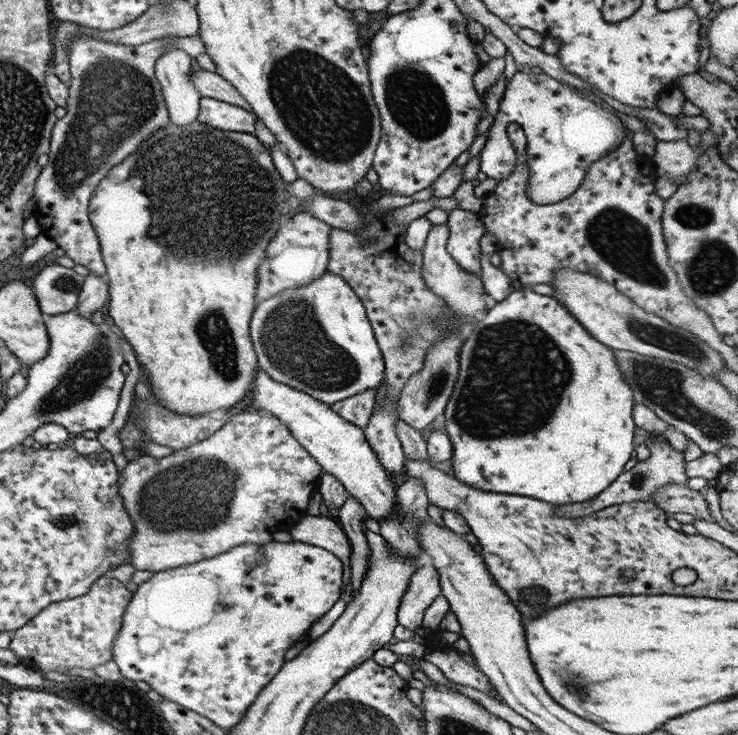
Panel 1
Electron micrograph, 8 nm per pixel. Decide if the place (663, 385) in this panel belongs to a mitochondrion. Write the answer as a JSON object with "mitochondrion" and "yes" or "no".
{"mitochondrion":"yes"}

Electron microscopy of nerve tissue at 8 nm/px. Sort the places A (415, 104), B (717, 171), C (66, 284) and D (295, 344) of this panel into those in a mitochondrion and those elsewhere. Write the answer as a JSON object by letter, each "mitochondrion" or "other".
{"A":"mitochondrion","B":"other","C":"mitochondrion","D":"mitochondrion"}

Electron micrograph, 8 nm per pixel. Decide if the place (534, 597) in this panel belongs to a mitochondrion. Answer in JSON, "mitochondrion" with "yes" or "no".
{"mitochondrion":"yes"}

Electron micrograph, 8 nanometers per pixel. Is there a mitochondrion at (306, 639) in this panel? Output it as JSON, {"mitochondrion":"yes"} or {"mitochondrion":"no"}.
{"mitochondrion":"no"}

